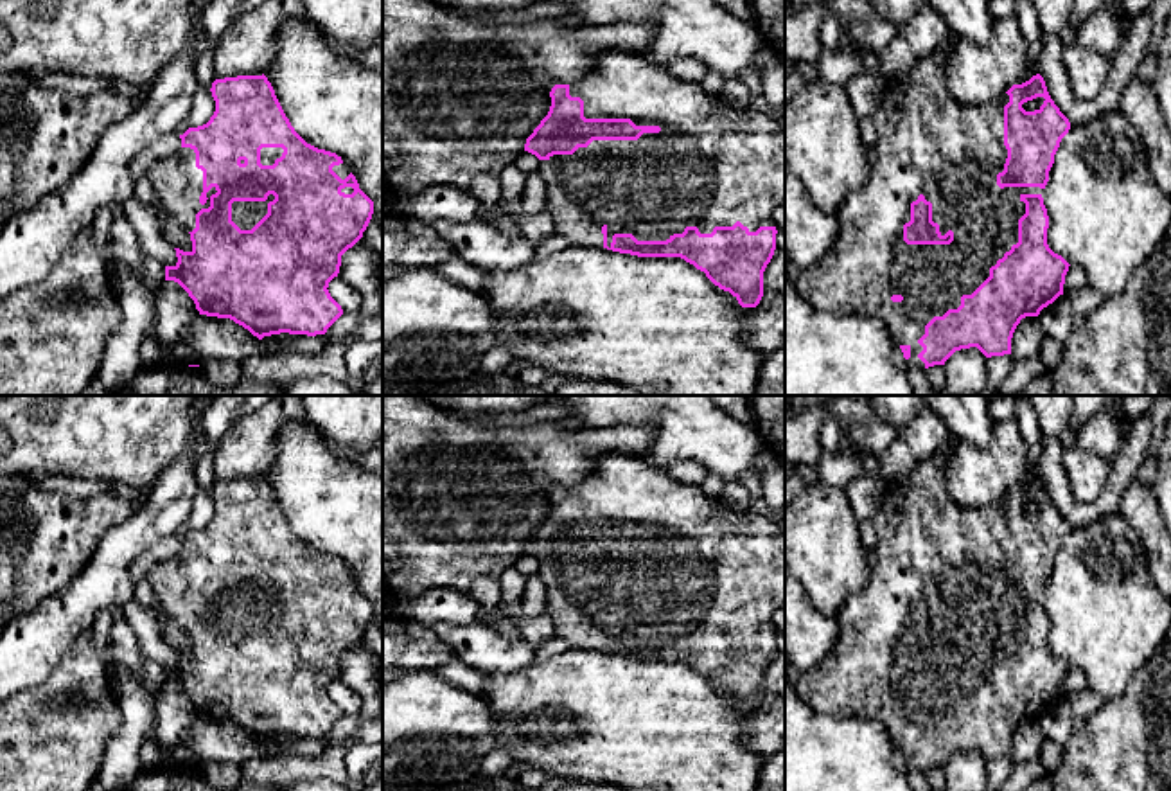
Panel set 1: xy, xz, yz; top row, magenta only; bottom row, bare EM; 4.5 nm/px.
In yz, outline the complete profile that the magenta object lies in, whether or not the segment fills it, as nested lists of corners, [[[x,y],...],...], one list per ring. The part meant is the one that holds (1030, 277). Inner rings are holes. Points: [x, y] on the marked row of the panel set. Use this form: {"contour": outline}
{"contour": [[[938,49],[934,54],[920,58],[914,68],[894,79],[887,79],[880,95],[880,102],[873,111],[878,129],[876,146],[867,149],[869,174],[864,187],[853,191],[837,210],[839,234],[824,257],[799,271],[794,280],[796,291],[817,309],[832,311],[835,315],[864,315],[880,318],[891,333],[909,367],[929,369],[945,365],[945,361],[961,349],[977,347],[986,358],[1011,354],[1011,338],[1026,316],[1038,316],[1043,307],[1063,295],[1065,275],[1069,262],[1054,253],[1047,244],[1049,216],[1043,205],[1043,191],[1049,182],[1049,171],[1054,164],[1054,155],[1061,138],[1069,133],[1070,122],[1051,99],[1045,81],[1040,74],[1033,76],[1022,84],[1013,84],[1000,97],[982,104],[964,104],[957,101],[946,86],[946,50]],[[1043,97],[1043,104],[1035,111],[1026,111],[1024,102]]]}

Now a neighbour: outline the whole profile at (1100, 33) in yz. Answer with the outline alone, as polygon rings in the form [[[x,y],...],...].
[[[1097,11],[1076,29],[1076,41],[1087,50],[1114,59],[1123,49],[1123,34],[1115,16],[1108,11]]]

